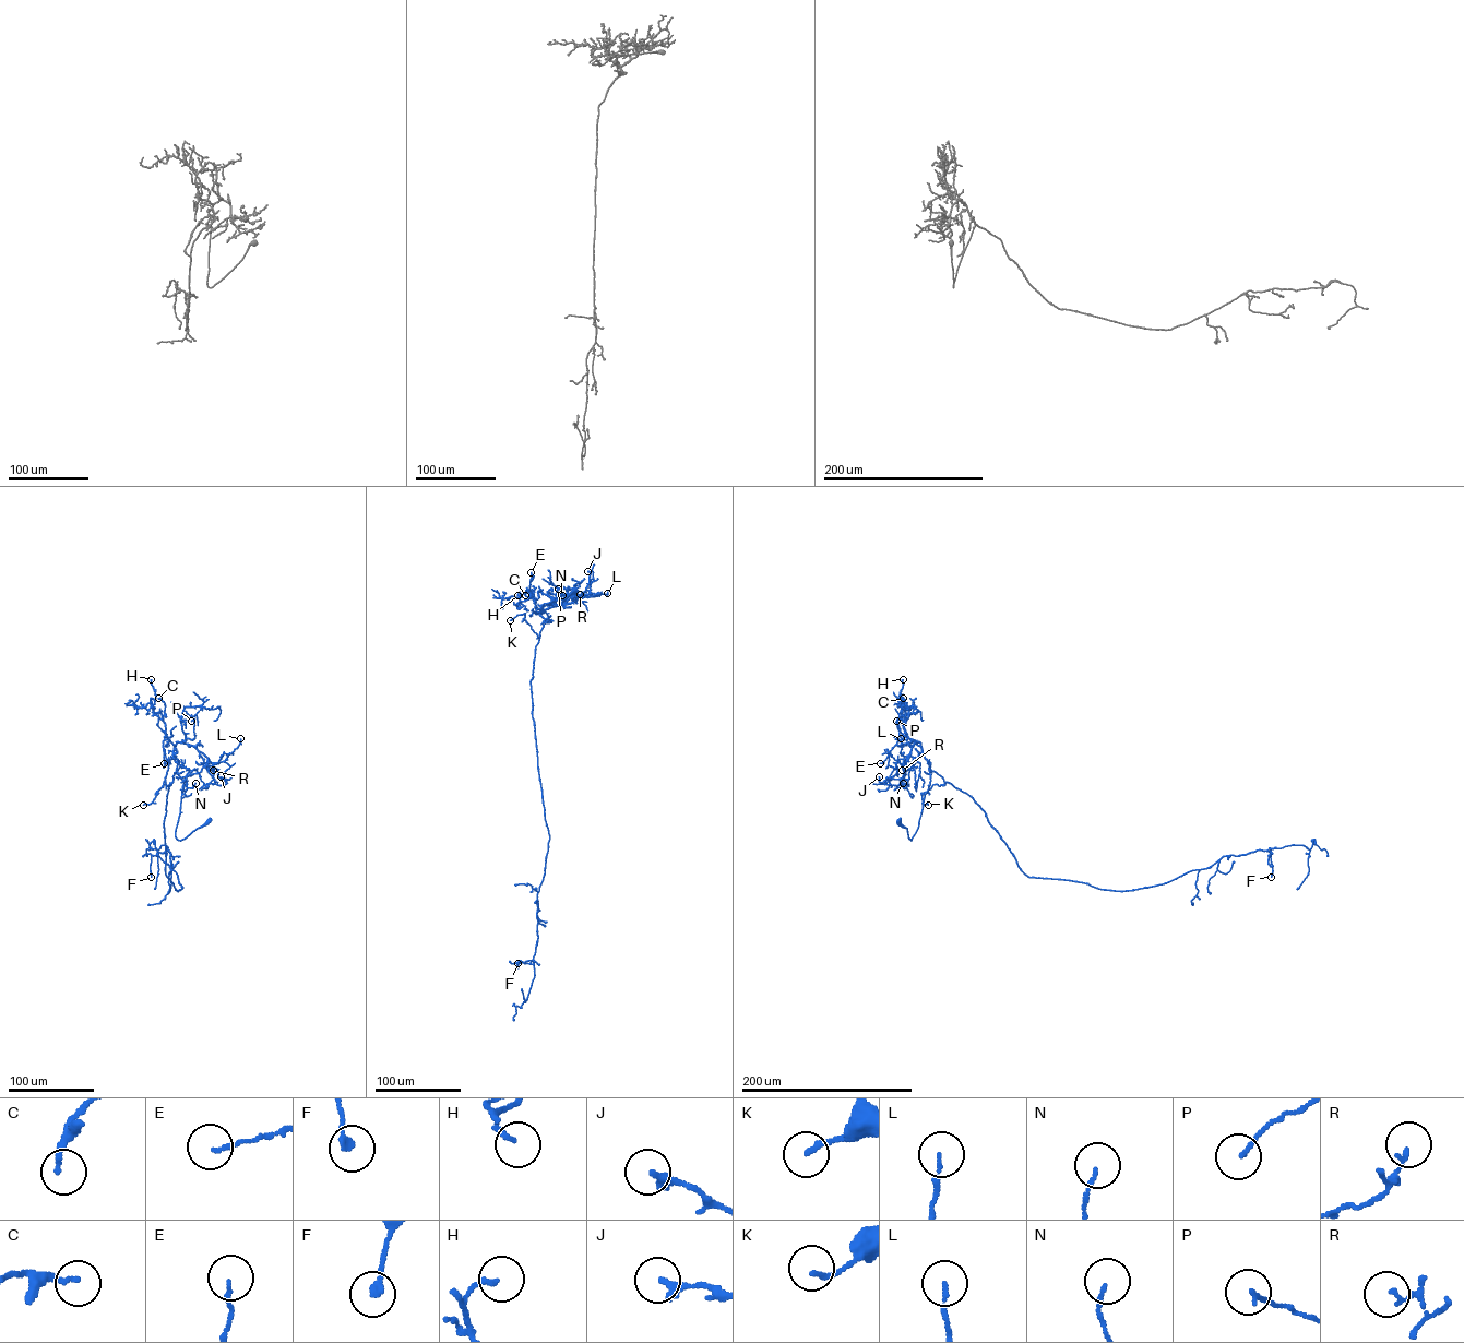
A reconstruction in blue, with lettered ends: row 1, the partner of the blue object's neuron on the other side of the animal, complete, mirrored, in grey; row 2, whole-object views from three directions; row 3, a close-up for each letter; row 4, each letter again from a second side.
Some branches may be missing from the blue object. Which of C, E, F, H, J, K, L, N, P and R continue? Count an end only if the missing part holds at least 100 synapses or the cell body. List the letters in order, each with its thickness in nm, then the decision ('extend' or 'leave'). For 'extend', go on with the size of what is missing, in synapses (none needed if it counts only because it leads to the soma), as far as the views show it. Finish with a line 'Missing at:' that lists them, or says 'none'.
C: calibre 160 nm; leave
E: calibre 120 nm; leave
F: calibre 180 nm; leave
H: calibre 140 nm; leave
J: calibre 280 nm; leave
K: calibre 170 nm; leave
L: calibre 130 nm; leave
N: calibre 110 nm; leave
P: calibre 130 nm; leave
R: calibre 110 nm; leave
Missing at: none

